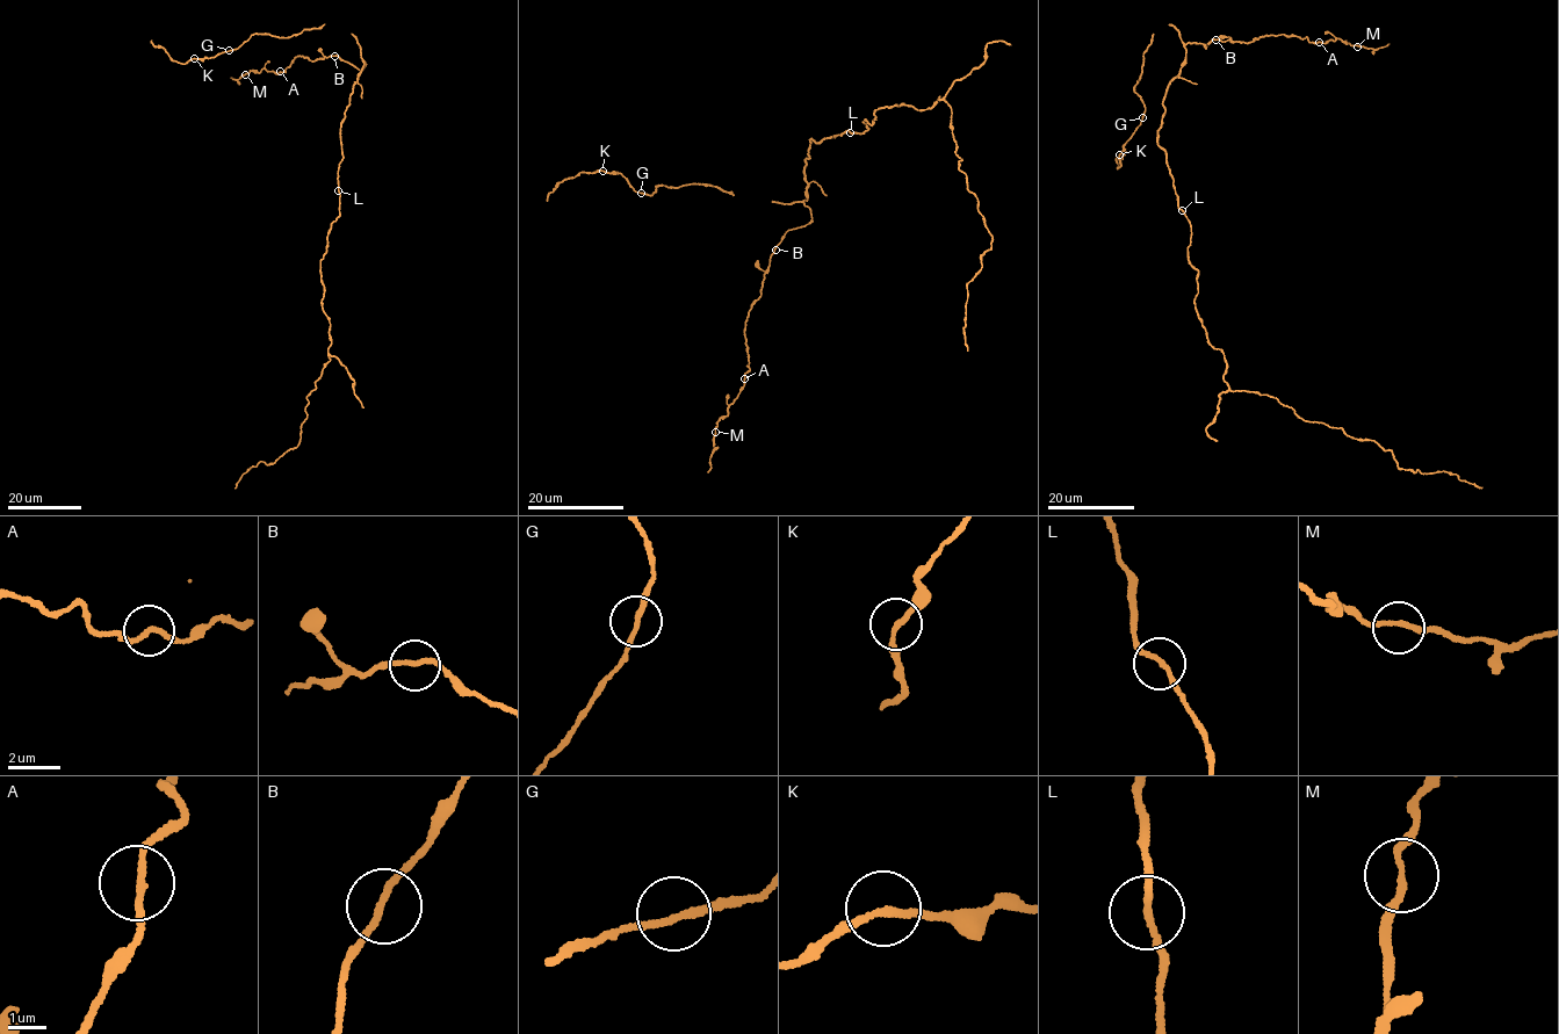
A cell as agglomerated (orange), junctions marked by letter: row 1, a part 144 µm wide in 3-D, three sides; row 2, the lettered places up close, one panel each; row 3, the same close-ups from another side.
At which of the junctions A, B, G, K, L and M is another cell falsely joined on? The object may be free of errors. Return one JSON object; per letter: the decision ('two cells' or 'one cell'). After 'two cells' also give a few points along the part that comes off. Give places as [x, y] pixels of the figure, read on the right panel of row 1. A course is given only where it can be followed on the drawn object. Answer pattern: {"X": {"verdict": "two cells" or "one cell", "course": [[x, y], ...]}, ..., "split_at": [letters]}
{"A": {"verdict": "one cell"}, "B": {"verdict": "one cell"}, "G": {"verdict": "one cell"}, "K": {"verdict": "one cell"}, "L": {"verdict": "one cell"}, "M": {"verdict": "one cell"}, "split_at": []}

